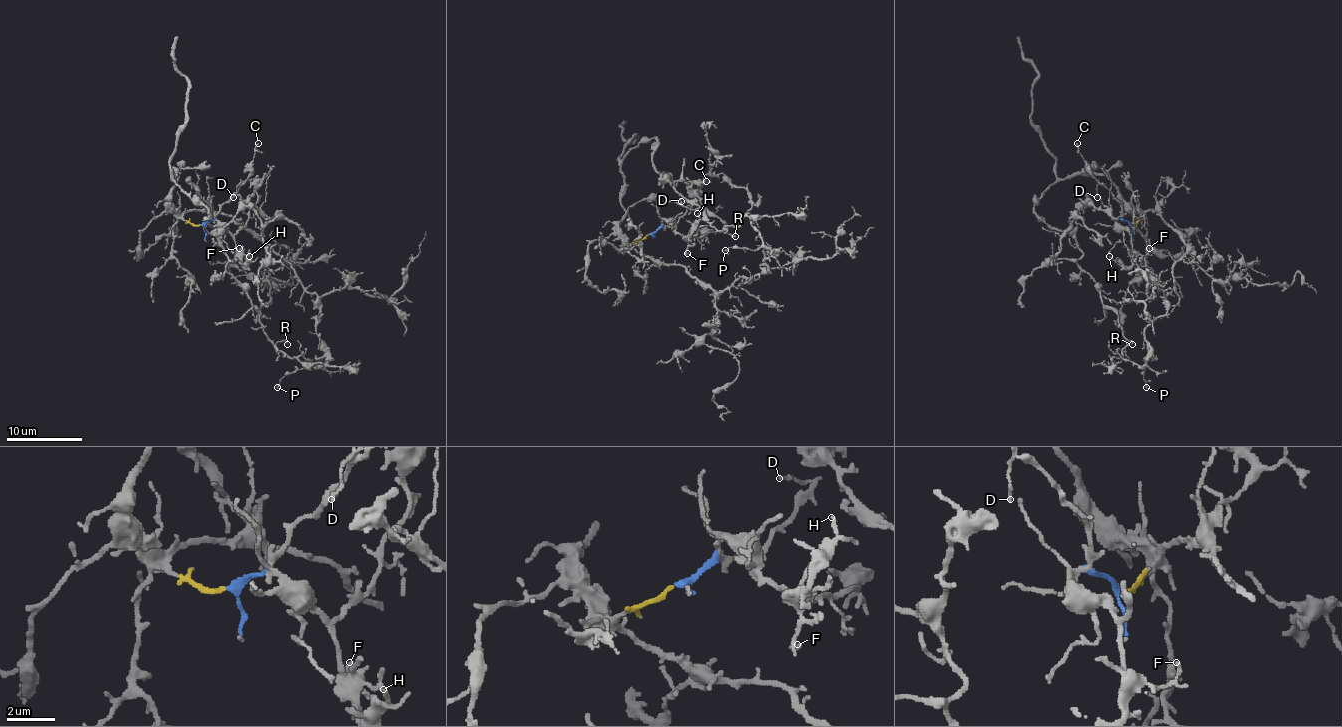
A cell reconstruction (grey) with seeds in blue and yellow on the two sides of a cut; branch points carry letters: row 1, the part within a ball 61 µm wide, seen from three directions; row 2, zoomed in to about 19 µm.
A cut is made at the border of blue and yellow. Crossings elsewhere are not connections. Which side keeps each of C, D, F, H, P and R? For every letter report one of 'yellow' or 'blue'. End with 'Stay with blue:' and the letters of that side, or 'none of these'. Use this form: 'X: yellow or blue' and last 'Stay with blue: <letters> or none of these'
C: blue
D: blue
F: blue
H: blue
P: yellow
R: yellow
Stay with blue: C, D, F, H

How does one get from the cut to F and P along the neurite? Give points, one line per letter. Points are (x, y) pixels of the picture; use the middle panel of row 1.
F: (648, 233), (665, 220), (686, 239), (687, 252)
P: (648, 235), (631, 245), (678, 263), (716, 292), (767, 271), (765, 248), (774, 250), (725, 250)

